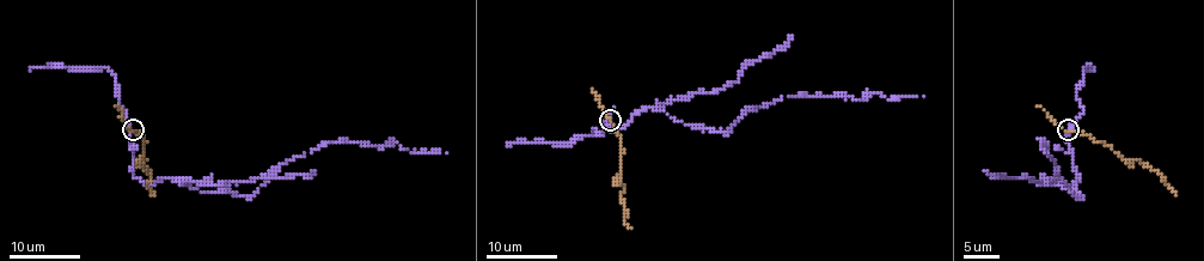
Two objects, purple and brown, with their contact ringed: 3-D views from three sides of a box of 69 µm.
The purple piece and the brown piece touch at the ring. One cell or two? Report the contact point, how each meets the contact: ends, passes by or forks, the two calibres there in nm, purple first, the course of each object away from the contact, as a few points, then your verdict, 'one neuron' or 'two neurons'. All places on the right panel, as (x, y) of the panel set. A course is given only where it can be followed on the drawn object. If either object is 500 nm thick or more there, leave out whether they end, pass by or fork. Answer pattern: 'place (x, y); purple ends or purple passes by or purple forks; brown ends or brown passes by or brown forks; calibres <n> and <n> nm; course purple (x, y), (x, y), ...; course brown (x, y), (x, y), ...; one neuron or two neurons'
place (1068, 129); purple passes by; brown ends; calibres 180 and 170 nm; course purple (1068, 131), (1067, 141), (1077, 176), (1074, 183), (1056, 180), (1079, 196), (1057, 175), (1041, 141), (1045, 153); course brown (1068, 131), (1107, 145), (1125, 159), (1148, 164), (1177, 196); two neurons

